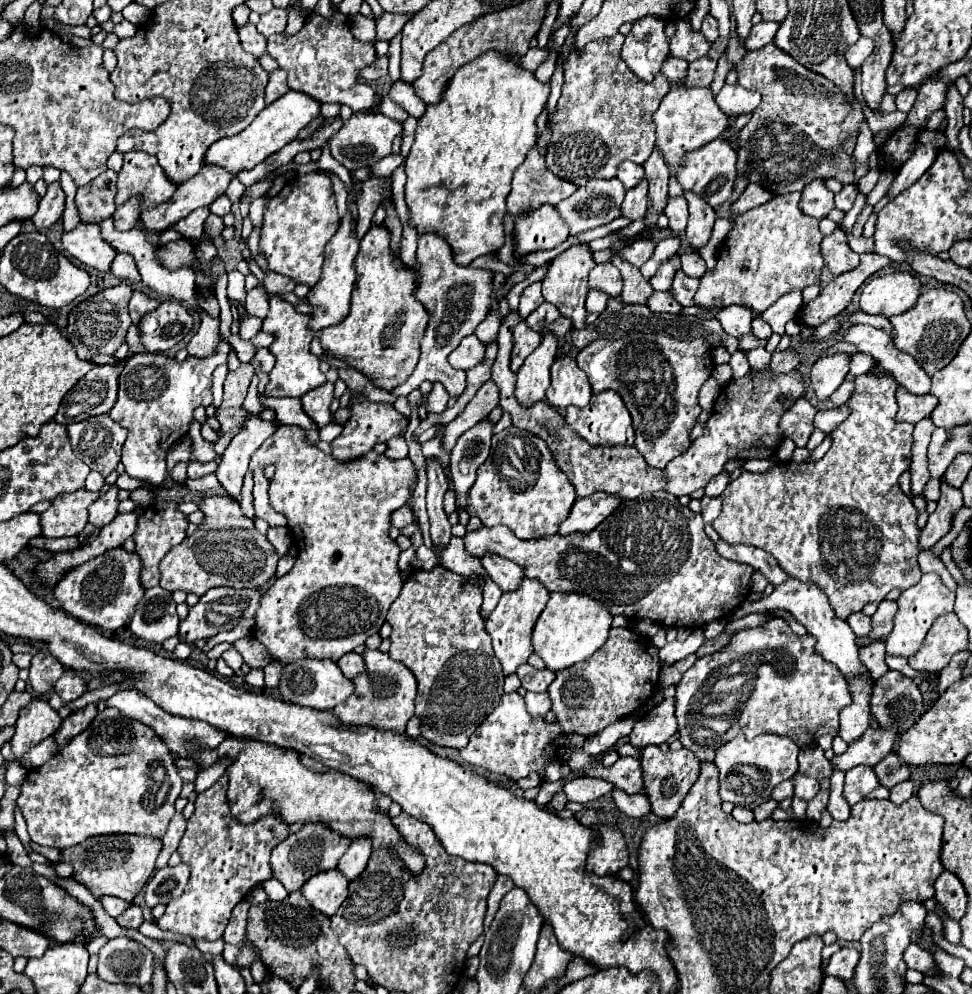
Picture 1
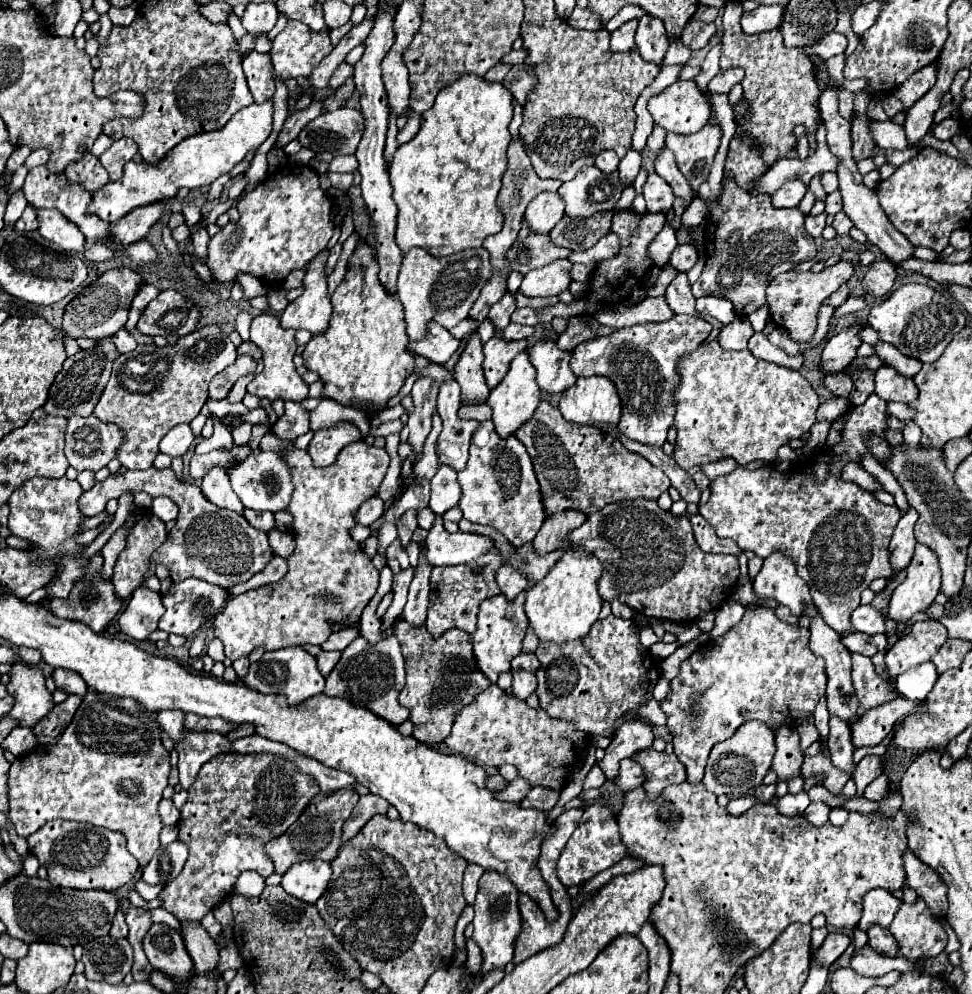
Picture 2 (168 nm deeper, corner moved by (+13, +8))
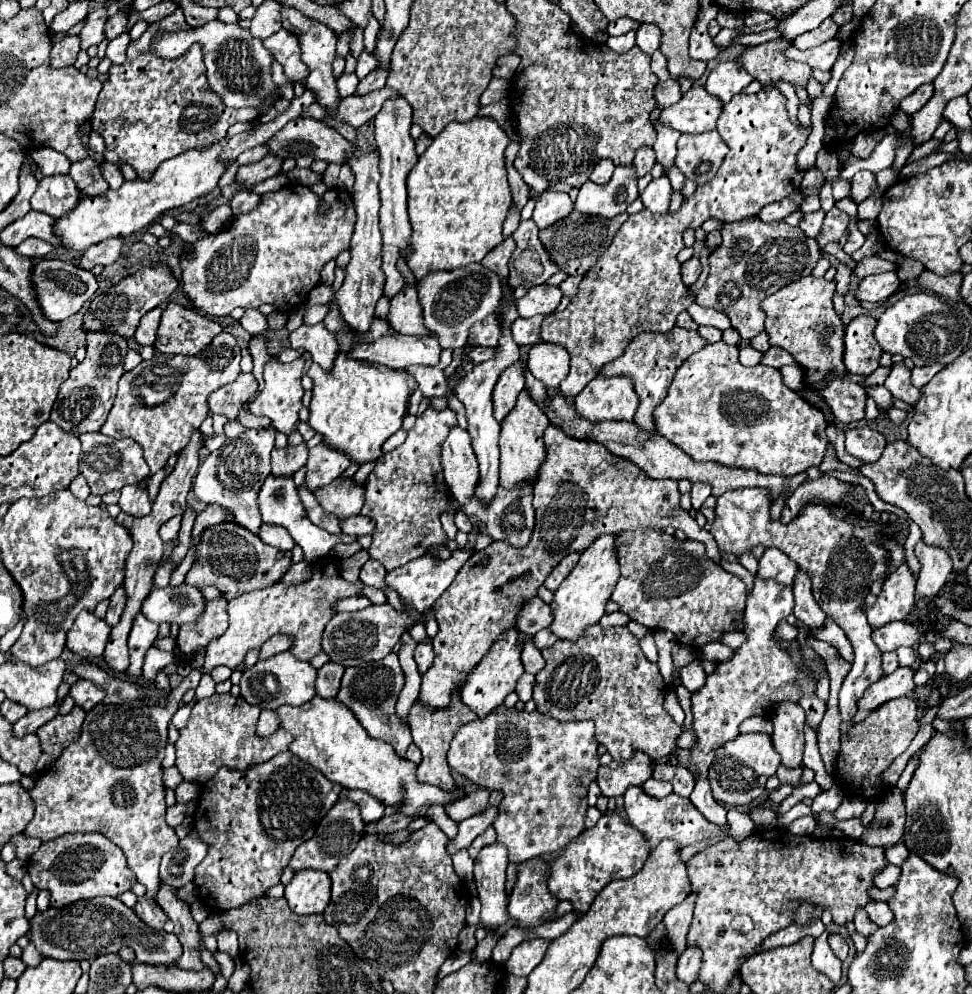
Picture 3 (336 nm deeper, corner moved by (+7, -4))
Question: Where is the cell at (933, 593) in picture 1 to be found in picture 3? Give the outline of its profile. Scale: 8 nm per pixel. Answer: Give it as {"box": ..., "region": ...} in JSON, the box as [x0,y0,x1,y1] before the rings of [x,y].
{"box":[915,542,951,602],"region":[[[919,542],[915,546],[915,556],[921,564],[919,576],[917,576],[917,590],[915,590],[915,602],[929,602],[939,594],[939,590],[945,586],[951,574],[951,558],[945,550],[927,546]]]}

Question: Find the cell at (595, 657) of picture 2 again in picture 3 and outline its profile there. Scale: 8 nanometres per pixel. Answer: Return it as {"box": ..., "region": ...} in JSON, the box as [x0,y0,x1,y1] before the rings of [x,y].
{"box":[533,624,681,762],"region":[[[599,624],[585,630],[579,642],[559,640],[541,650],[547,666],[537,674],[533,700],[537,710],[559,722],[593,720],[597,742],[607,746],[613,760],[629,758],[631,752],[641,750],[655,762],[667,758],[675,750],[675,738],[681,726],[663,710],[665,682],[657,664],[651,664],[639,640],[627,626],[603,630]]]}

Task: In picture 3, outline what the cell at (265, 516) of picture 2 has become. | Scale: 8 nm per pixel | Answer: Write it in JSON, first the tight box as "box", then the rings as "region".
{"box":[193,428,275,534],"region":[[[275,428],[267,430],[245,430],[241,436],[233,440],[225,440],[225,444],[211,452],[205,462],[199,466],[199,472],[193,482],[195,496],[205,504],[221,504],[235,514],[235,522],[257,534],[261,528],[261,514],[257,508],[257,492],[263,480],[271,474],[269,454],[275,446]]]}

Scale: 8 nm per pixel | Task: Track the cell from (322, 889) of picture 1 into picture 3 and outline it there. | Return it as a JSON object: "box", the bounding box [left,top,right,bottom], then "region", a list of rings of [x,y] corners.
{"box":[285,870,329,914],"region":[[[319,870],[295,872],[293,880],[285,886],[289,908],[297,914],[319,914],[329,904],[329,874]]]}

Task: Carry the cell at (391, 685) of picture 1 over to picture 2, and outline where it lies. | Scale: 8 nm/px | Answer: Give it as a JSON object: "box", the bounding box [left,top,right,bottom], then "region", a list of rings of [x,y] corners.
{"box":[325,636,409,726],"region":[[[357,636],[343,652],[325,680],[325,694],[347,700],[353,706],[369,708],[379,718],[387,720],[393,726],[403,724],[409,718],[409,710],[403,708],[397,698],[405,686],[405,660],[395,636],[381,638],[377,644],[369,644],[363,636]]]}

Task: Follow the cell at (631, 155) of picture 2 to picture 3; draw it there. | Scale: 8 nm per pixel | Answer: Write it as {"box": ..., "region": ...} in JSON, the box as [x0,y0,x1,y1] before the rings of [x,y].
{"box":[633,148,655,178],"region":[[[641,148],[641,150],[637,152],[635,160],[633,160],[635,176],[641,178],[641,176],[649,174],[651,168],[653,168],[653,164],[655,164],[655,152],[653,152],[653,148]]]}

